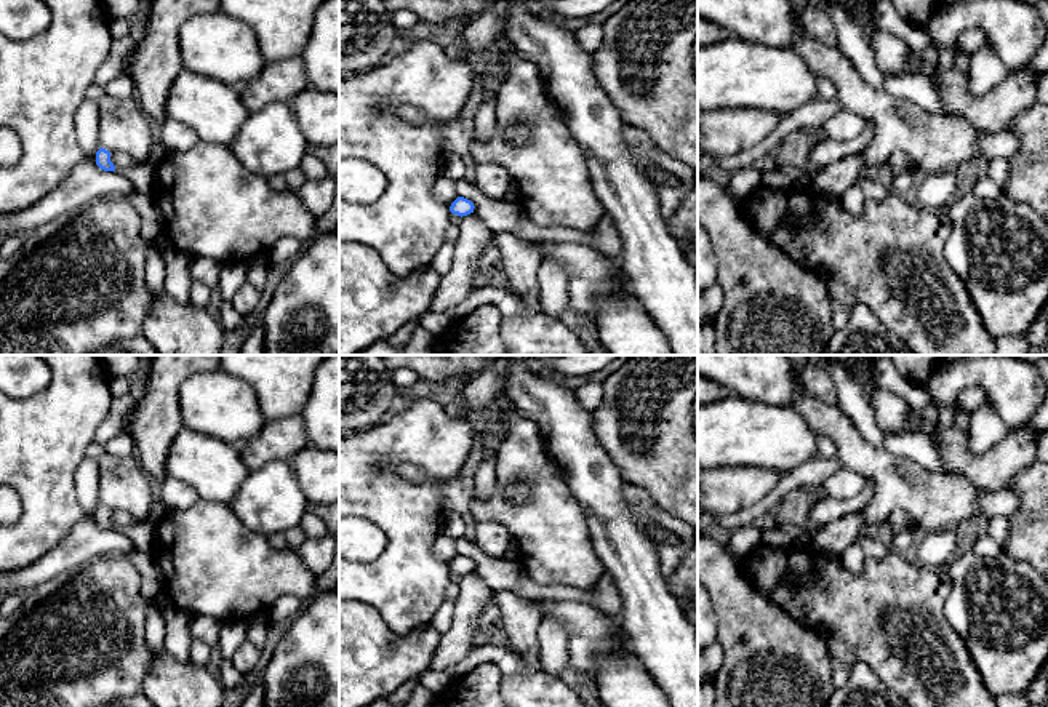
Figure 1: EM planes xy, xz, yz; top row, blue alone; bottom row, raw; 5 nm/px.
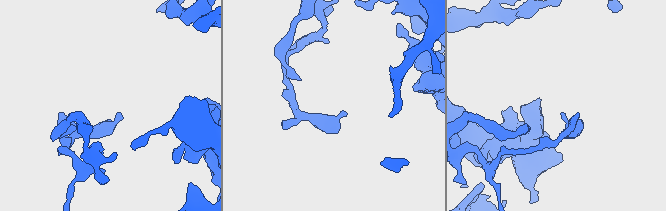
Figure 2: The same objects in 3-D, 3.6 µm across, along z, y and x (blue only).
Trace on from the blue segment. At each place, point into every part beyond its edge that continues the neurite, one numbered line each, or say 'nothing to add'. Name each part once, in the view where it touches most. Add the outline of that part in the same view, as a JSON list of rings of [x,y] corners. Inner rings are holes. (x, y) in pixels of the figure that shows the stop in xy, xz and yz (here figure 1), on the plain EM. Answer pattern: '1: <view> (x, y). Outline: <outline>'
nothing to add

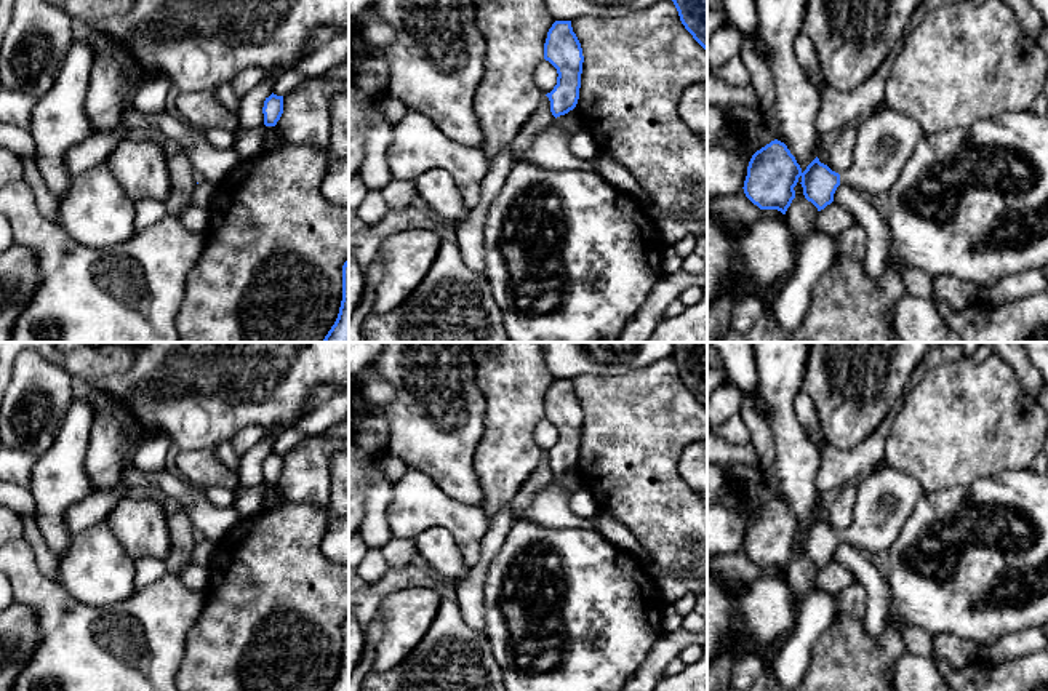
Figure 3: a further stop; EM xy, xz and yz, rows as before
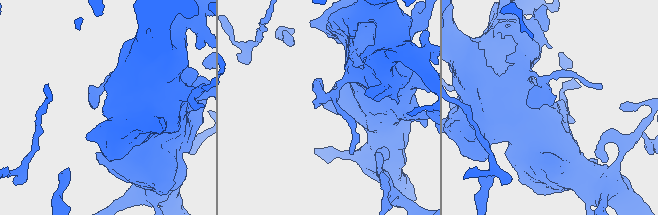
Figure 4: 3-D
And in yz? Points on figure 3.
1: yz (885, 496). Outline: [[[886,465],[866,473],[856,483],[853,518],[840,531],[840,541],[870,553],[888,553],[904,517],[925,491],[912,475]]]

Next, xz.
nothing to add

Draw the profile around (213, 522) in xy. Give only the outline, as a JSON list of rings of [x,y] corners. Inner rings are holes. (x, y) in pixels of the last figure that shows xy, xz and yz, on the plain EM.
[[[128,462],[122,472],[122,491],[133,488],[149,488],[152,493],[166,494],[186,512],[194,528],[213,542],[222,541],[242,520],[235,509],[211,504],[205,491],[190,485],[173,467],[160,472],[142,472]]]

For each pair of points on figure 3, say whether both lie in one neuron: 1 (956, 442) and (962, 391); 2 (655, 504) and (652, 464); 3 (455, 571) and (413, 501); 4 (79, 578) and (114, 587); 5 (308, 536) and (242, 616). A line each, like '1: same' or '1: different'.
1: same
2: same
3: different
4: same
5: same

